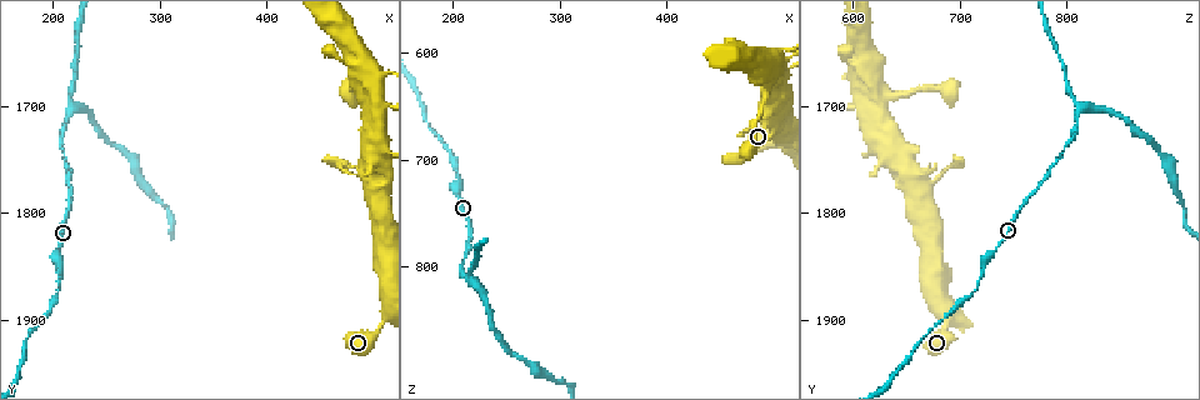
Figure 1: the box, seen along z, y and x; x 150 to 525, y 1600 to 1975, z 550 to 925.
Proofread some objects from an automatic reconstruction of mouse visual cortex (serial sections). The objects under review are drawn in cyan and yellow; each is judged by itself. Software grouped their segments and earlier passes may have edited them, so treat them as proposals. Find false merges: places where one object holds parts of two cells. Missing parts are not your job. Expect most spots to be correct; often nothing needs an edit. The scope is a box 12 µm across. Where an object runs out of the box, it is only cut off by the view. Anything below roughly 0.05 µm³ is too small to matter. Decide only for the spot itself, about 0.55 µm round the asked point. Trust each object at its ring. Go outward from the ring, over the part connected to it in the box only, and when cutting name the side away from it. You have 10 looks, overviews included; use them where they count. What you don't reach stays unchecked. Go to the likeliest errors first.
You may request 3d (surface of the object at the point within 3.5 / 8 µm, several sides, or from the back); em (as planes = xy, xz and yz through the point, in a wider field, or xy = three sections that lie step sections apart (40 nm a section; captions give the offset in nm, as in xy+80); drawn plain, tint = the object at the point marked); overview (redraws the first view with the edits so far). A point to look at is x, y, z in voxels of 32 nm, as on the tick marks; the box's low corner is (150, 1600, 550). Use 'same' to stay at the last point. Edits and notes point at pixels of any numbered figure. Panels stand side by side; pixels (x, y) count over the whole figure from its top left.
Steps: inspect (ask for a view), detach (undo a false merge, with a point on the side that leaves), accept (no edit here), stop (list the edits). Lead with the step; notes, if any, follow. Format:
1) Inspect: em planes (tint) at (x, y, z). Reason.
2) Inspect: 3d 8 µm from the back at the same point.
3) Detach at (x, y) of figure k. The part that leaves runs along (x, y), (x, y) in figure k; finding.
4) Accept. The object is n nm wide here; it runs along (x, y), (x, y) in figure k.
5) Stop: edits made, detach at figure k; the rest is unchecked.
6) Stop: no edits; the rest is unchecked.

Inspect: 3d 8 µm at (218, 1702, 814). Three arms meet.

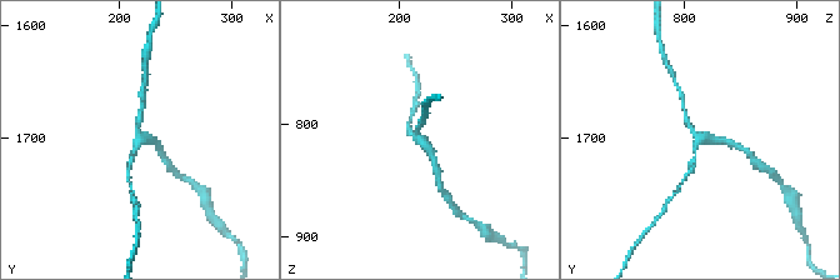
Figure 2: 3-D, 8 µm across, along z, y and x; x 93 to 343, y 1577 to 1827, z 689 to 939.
Inspect: em xy step 2 (tint) at (220, 1702, 816). 3 arms meet here; the arms are 200, 200, 200 nm wide.

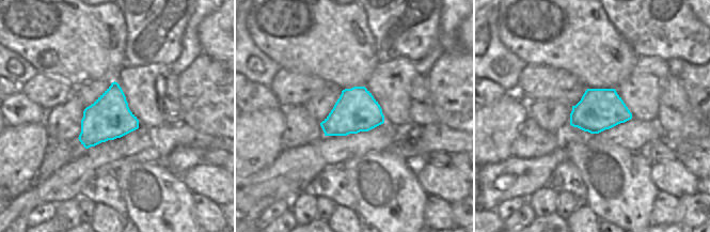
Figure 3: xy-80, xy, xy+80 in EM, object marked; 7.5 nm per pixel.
Accept. The object is 320 nm wide here; it runs along (408, 129), (430, 150), (439, 169) in figure 2; all the same cell.

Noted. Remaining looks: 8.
Inspect: 3d 3.5 µm at (498, 1752, 630). Sudden change in width.

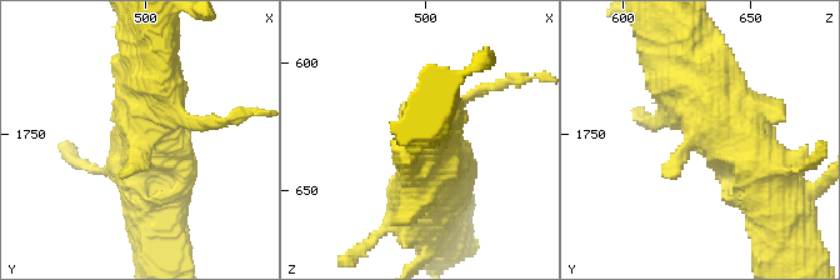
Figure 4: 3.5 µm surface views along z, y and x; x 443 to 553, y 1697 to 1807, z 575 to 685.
Inspect: em planes (tint) at (500, 1752, 628).

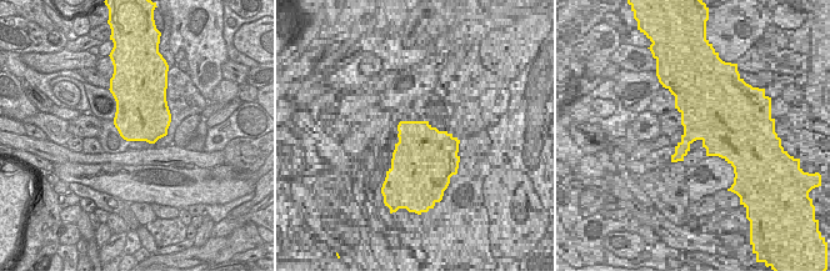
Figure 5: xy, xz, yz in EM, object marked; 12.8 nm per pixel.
Accept. It runs along (749, 151), (691, 79), (679, 33) in figure 4; all the same cell.

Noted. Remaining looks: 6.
Inspect: 3d 8 µm at (492, 1686, 622). Abrupt turn.

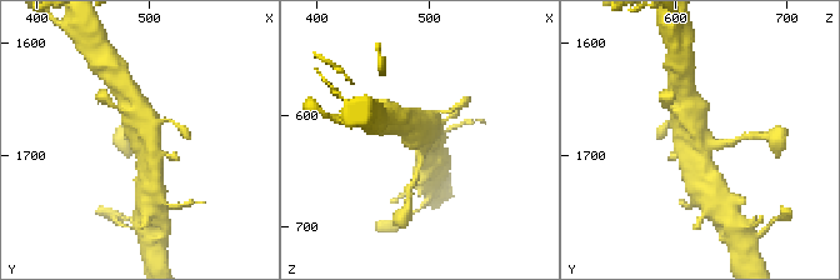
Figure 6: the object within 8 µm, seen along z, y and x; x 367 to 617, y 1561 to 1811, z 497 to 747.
Inspect: em xy step 1 (tint) at (492, 1688, 622).

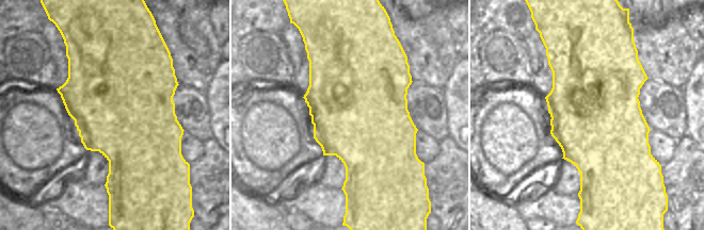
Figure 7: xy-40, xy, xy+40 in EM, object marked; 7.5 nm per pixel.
Accept. It runs along (150, 180), (150, 140), (135, 111) in figure 6; all the same cell.

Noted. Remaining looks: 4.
Inspect: 3d 3.5 µm at (204, 1870, 716).

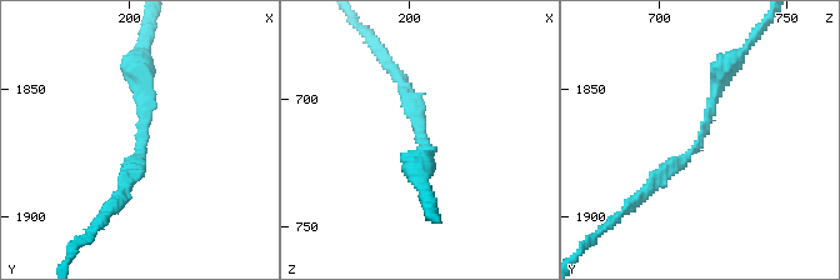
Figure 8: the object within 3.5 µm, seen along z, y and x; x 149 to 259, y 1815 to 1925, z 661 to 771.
Inspect: em planes (tint) at (206, 1869, 717). The arms are 200, 250 nm wide.

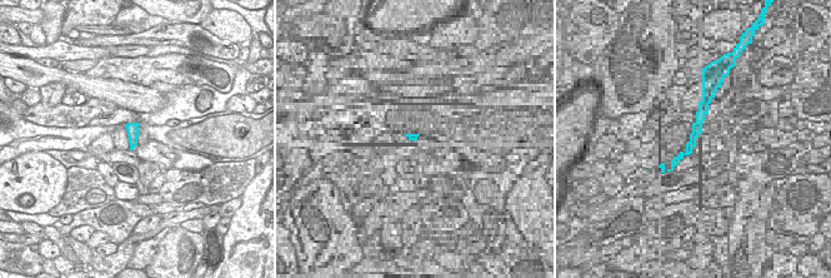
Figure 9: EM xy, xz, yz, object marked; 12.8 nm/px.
Accept. The object is 160 nm wide here; it runs along (734, 61), (699, 141), (644, 195) in figure 8; all the same cell.

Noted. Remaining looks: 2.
Stop: no edits; the rest is unchecked.

